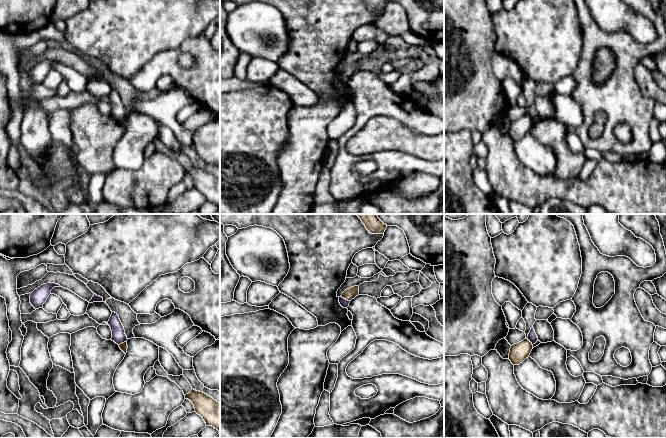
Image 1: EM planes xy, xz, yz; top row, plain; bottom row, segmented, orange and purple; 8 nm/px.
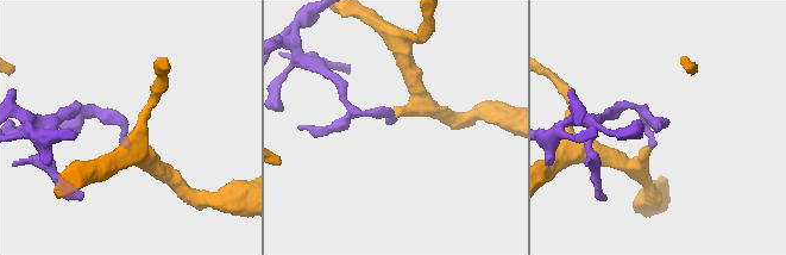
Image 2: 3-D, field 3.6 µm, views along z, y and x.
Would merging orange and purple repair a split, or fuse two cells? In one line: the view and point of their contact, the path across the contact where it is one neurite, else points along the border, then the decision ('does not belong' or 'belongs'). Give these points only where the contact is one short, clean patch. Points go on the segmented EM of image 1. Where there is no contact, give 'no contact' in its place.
xz (345, 298) | along xz (341, 296), (349, 301) | does not belong

